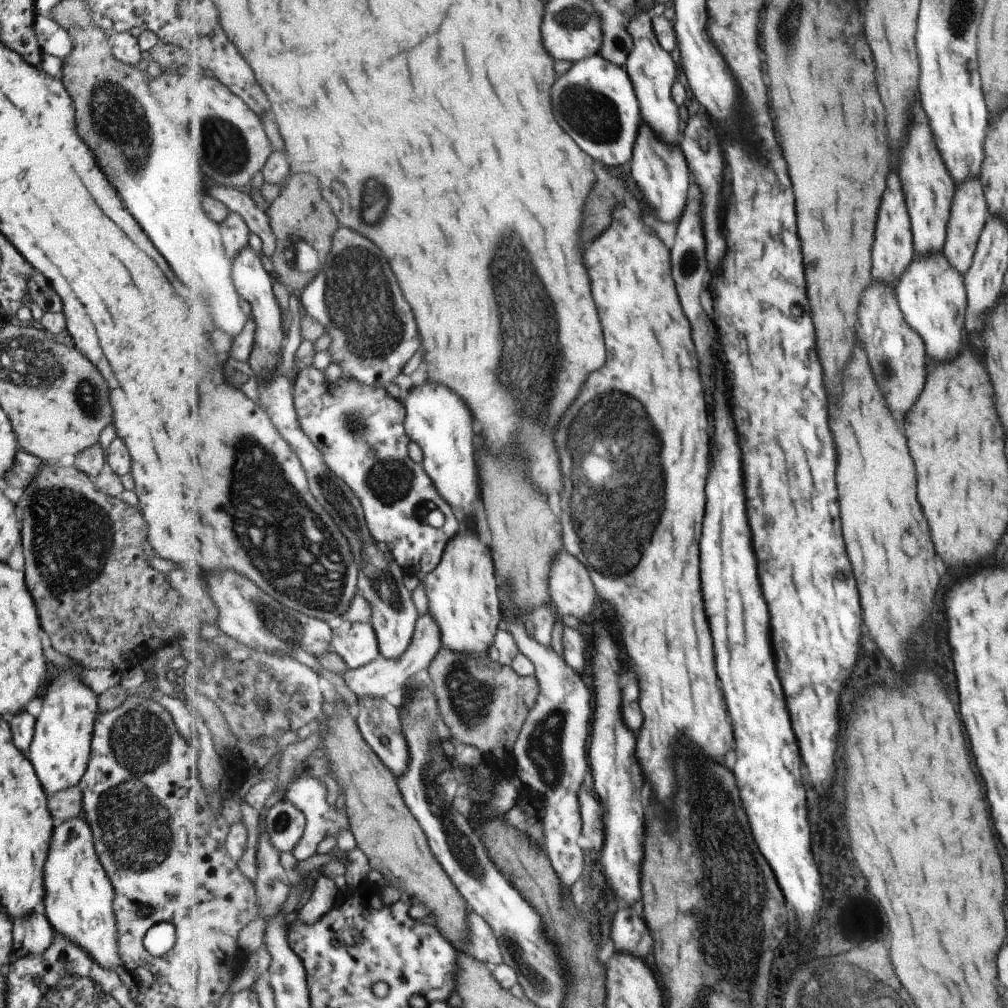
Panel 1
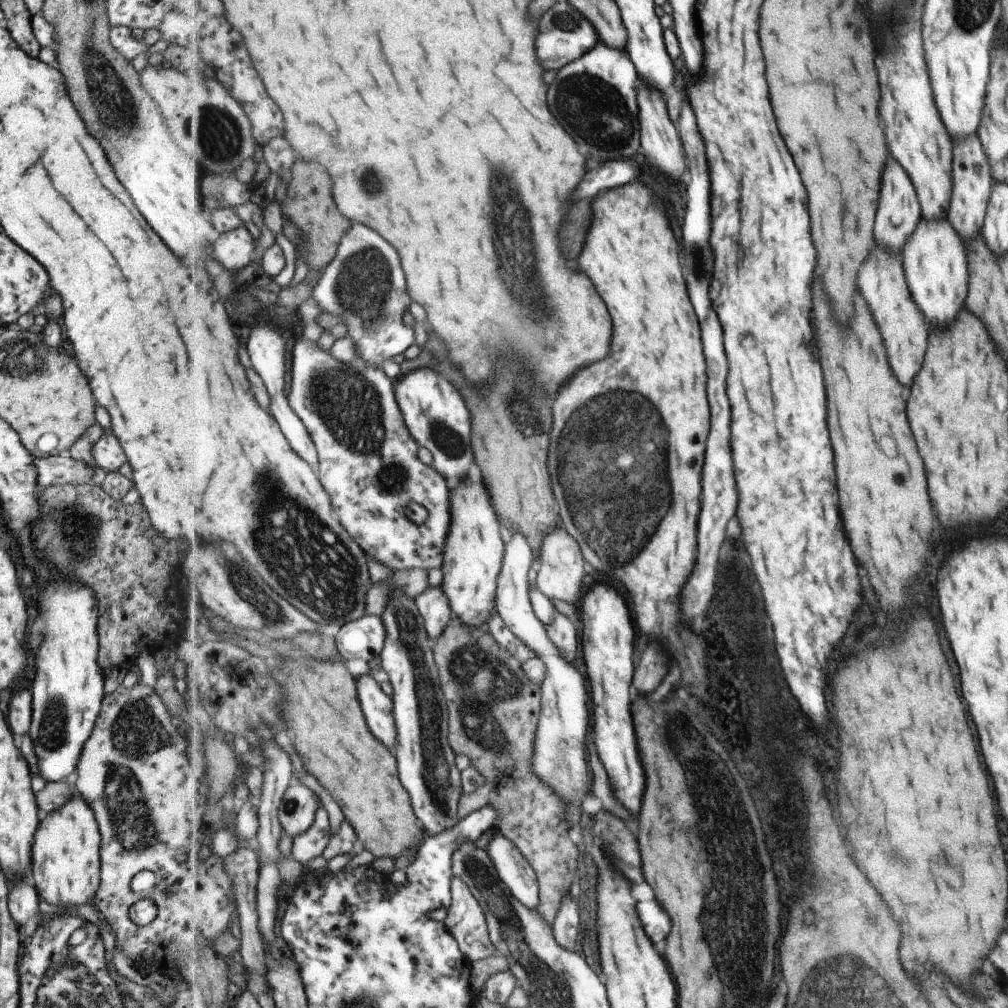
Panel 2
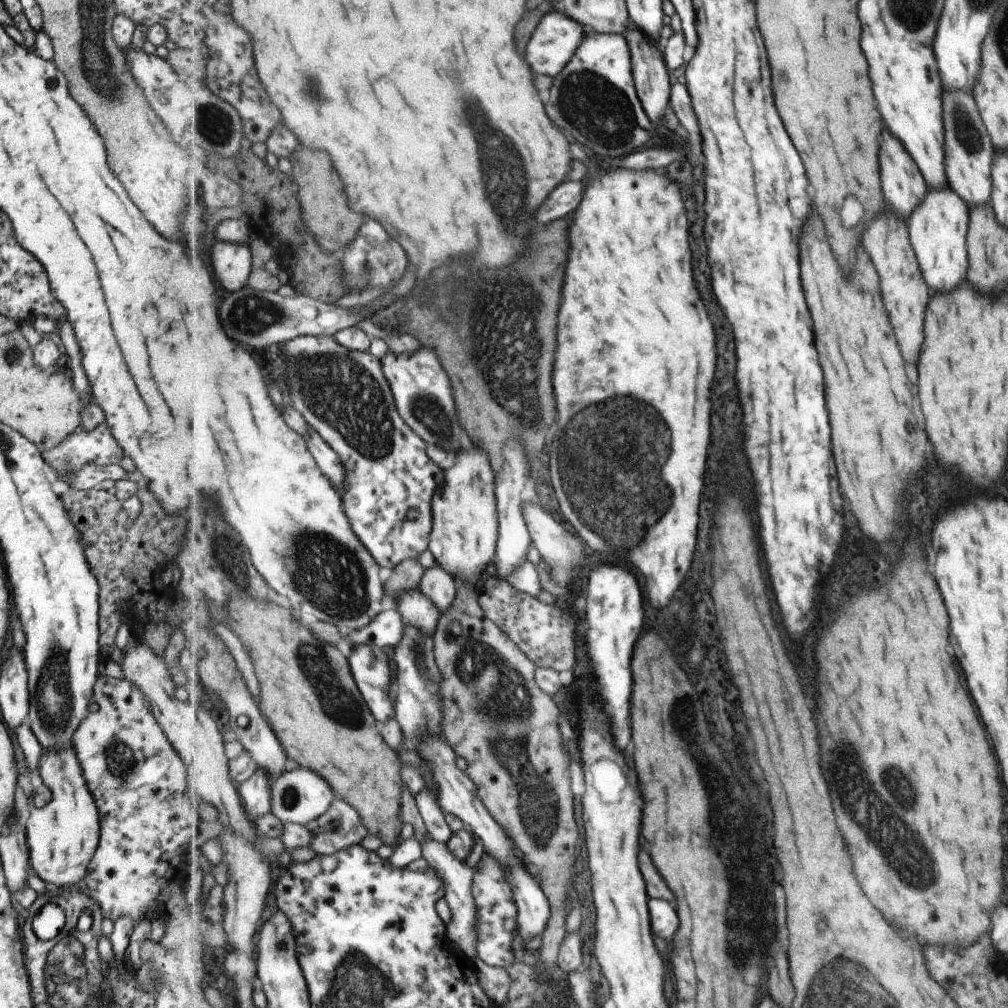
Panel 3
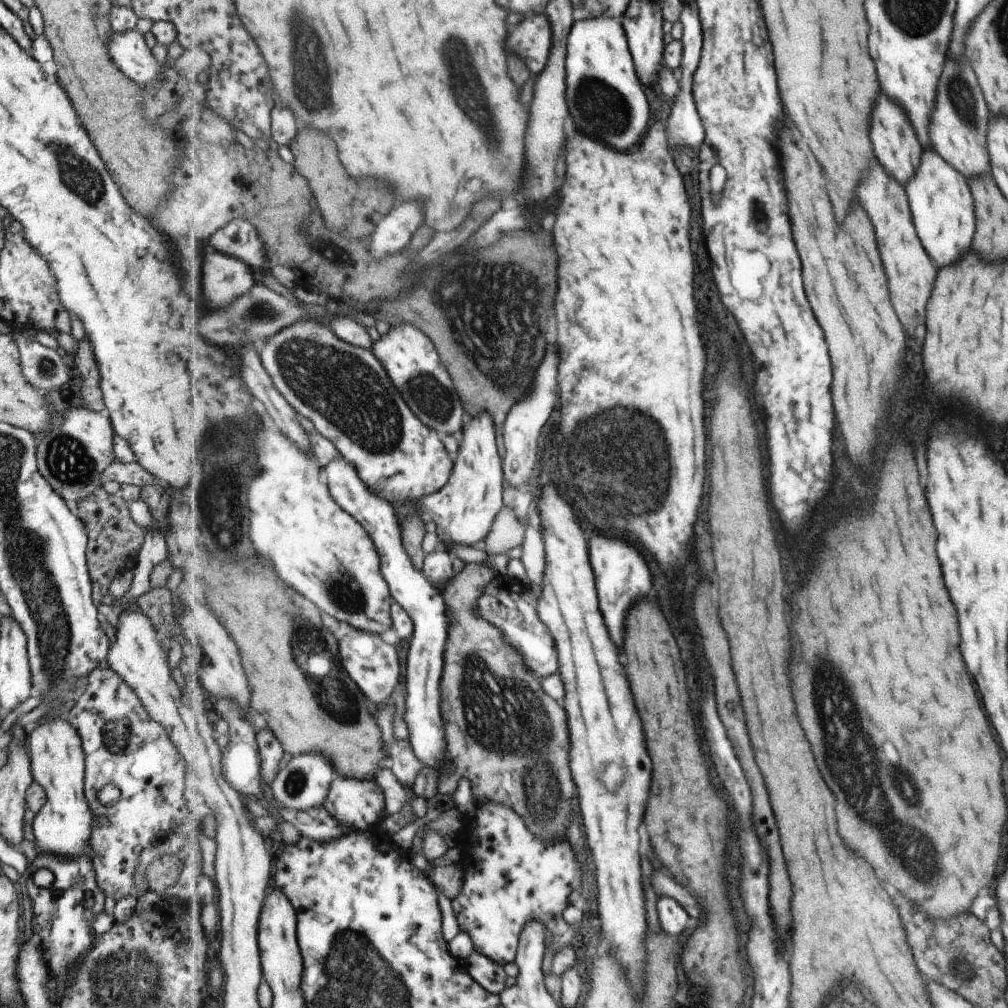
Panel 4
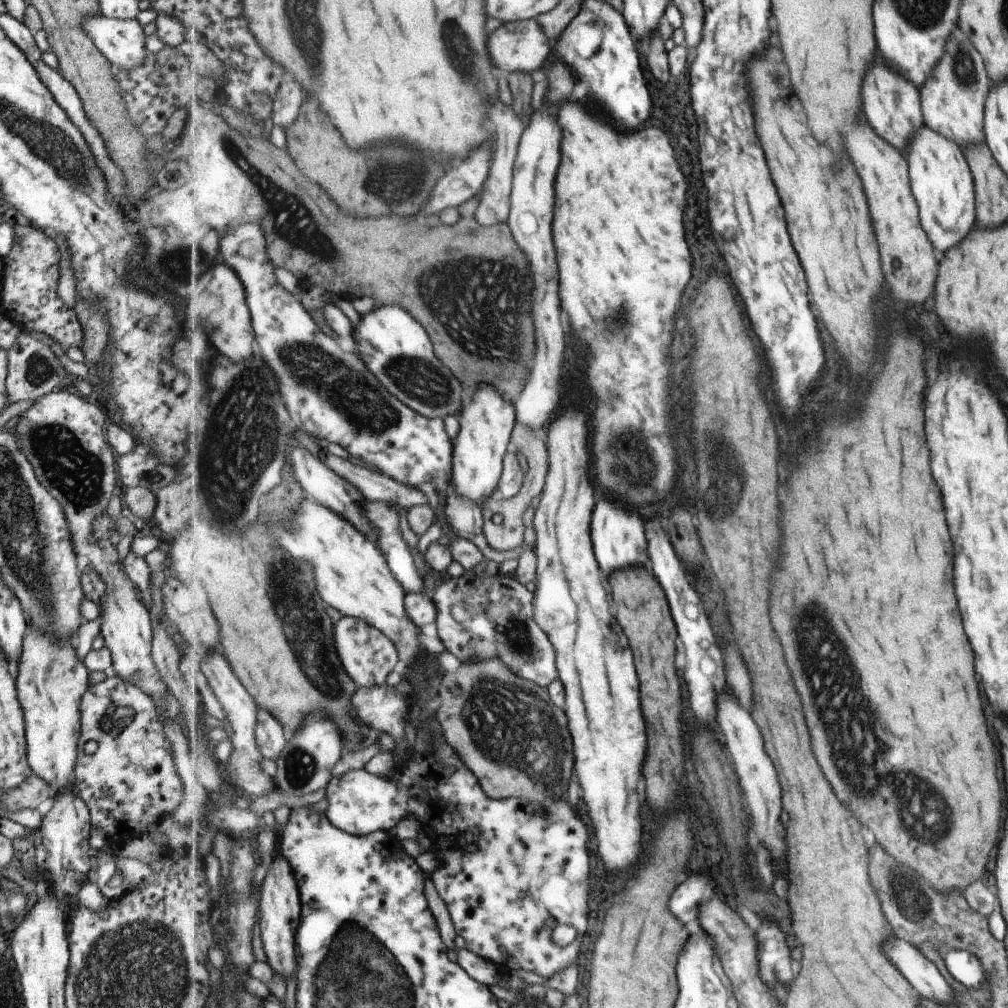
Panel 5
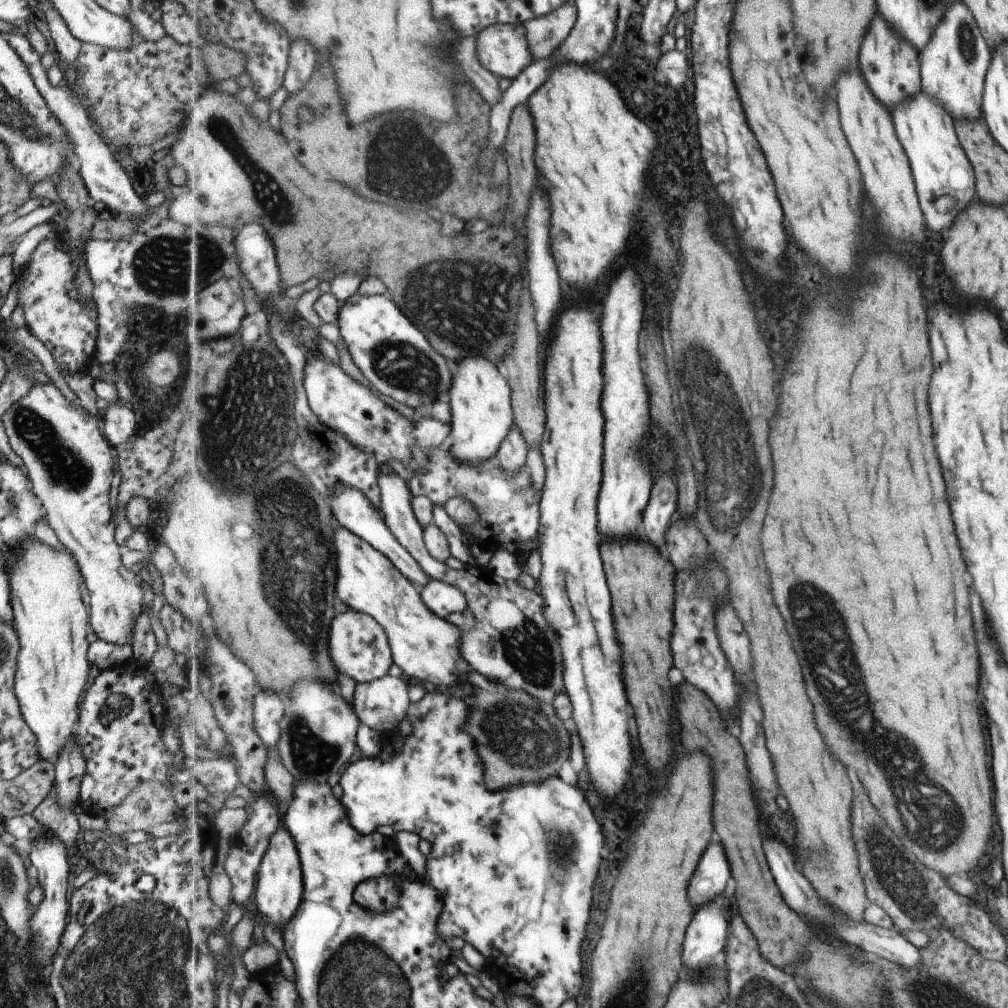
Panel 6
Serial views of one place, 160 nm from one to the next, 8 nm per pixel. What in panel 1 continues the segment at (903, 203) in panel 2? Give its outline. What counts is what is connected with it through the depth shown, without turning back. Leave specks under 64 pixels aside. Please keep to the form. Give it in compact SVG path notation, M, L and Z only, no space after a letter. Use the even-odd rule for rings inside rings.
M893 172L889 174L889 190L885 190L885 202L881 202L881 214L877 214L877 242L873 242L873 280L887 280L895 285L895 280L911 264L913 256L915 254L910 220L906 206L903 204L899 178Z

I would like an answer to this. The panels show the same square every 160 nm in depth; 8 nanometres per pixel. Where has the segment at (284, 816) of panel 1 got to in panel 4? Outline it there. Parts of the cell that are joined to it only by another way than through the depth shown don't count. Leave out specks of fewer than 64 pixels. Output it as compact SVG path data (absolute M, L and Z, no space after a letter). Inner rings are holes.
M323 753L297 755L293 756L288 765L277 773L269 791L280 807L309 810L324 804L330 786L337 776L334 764Z

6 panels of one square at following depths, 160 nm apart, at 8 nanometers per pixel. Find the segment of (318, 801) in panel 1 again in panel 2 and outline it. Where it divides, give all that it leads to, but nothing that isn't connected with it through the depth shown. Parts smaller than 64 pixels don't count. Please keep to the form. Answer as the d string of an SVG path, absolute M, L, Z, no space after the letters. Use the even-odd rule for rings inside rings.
M321 807L318 810L313 826L303 834L294 836L291 858L299 861L305 867L309 861L324 854L331 837L329 814L327 814L325 808Z

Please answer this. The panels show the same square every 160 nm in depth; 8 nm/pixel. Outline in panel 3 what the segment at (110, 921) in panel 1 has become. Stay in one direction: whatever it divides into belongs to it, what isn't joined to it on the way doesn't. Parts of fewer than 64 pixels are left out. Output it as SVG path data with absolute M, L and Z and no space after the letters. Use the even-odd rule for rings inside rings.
M59 745L56 749L42 749L38 760L36 782L42 782L50 792L50 799L45 806L31 806L29 818L25 823L25 840L28 850L29 867L42 880L44 886L64 887L79 884L86 875L86 866L98 845L98 812L86 787L81 767L72 745Z

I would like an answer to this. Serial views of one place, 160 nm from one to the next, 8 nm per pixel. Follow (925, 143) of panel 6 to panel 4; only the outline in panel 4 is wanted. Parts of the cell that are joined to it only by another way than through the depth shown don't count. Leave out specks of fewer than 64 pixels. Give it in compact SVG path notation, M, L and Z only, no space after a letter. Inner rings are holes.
M931 148L923 150L920 154L920 164L916 166L914 173L910 179L906 180L904 186L912 218L917 218L916 233L922 246L925 242L925 250L933 254L933 262L937 262L937 266L947 266L955 262L959 256L963 256L971 248L972 241L975 239L976 218L975 203L972 194L969 194L965 177Z

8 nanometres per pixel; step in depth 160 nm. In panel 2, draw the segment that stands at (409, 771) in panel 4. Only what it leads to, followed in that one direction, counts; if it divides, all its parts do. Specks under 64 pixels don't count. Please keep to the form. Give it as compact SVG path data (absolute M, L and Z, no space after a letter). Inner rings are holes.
M457 875L452 878L452 903L445 924L473 962L498 954L482 904Z

